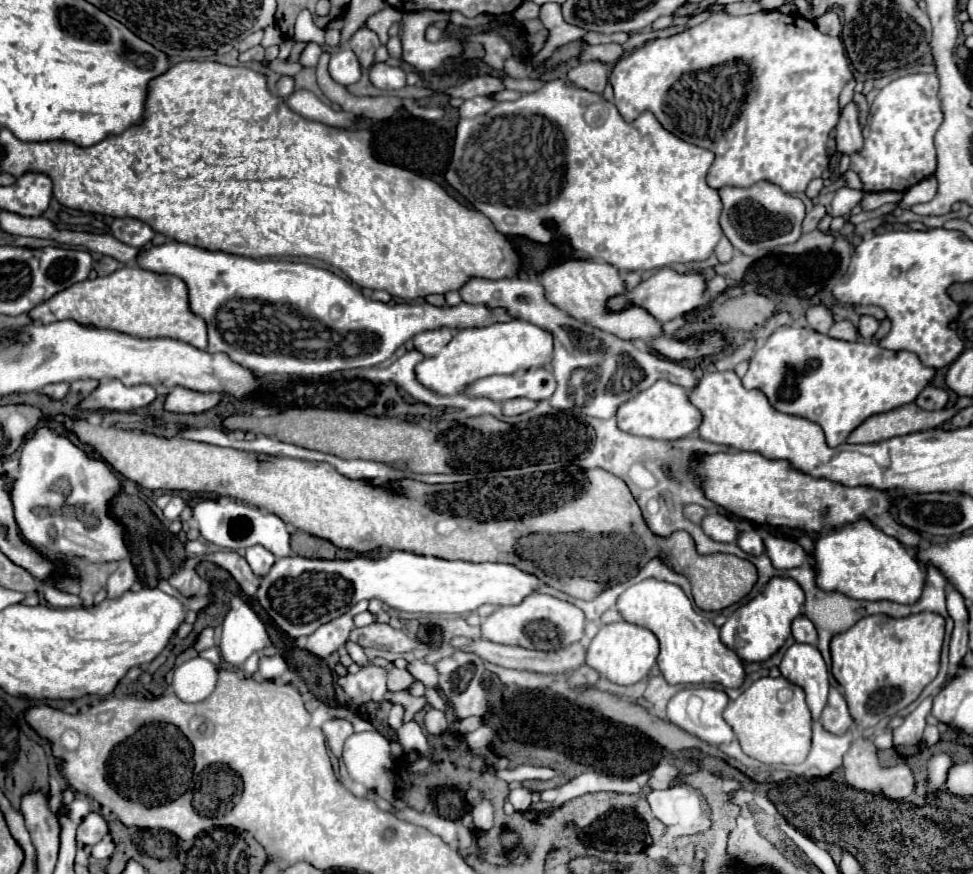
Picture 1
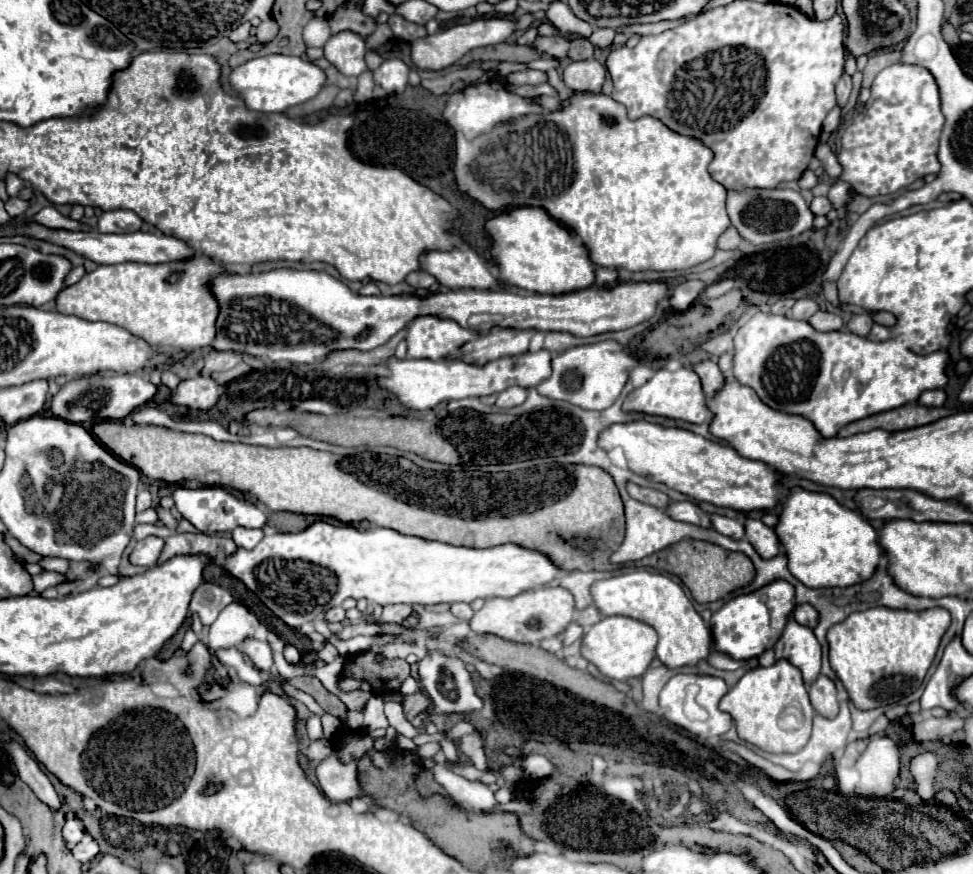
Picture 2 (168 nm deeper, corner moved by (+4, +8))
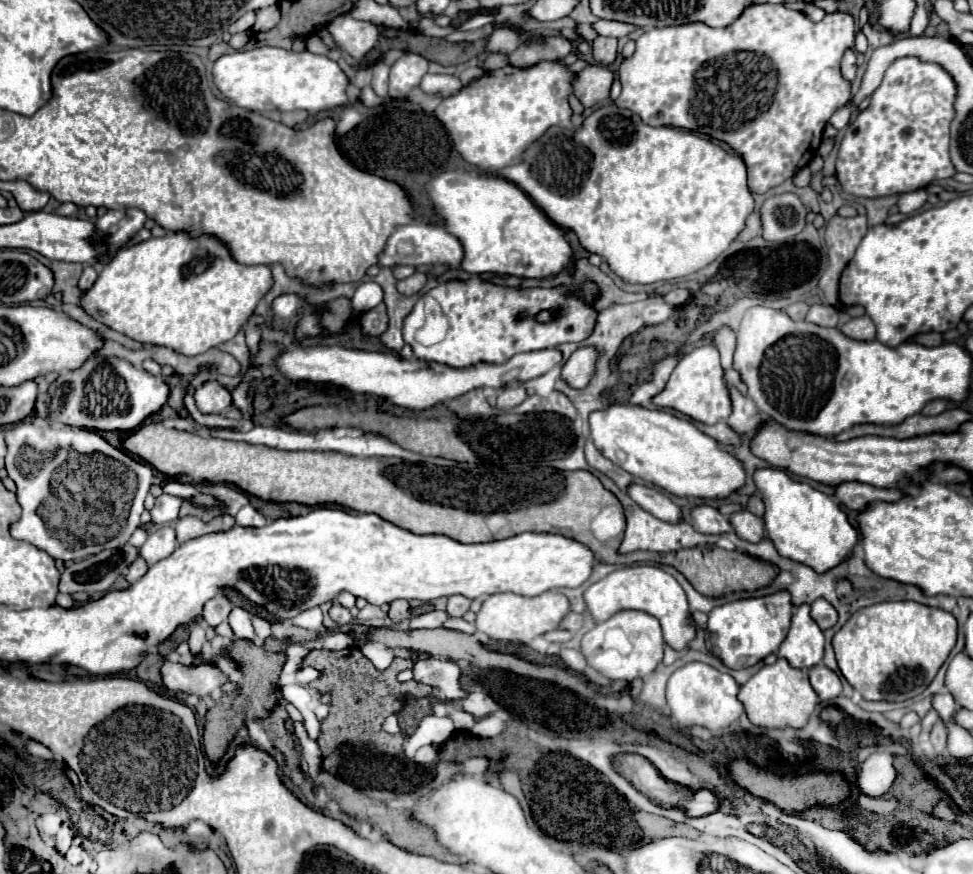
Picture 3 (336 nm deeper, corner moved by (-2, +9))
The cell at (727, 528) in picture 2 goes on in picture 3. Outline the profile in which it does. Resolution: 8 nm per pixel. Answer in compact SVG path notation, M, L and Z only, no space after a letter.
M695 507L691 513L691 523L701 533L729 533L733 531L727 517L723 517L713 507Z

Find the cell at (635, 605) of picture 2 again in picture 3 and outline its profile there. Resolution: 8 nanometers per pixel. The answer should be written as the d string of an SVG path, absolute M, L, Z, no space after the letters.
M629 565L609 573L601 581L587 587L585 603L595 621L605 621L613 617L617 611L625 611L625 609L637 609L657 617L661 623L665 643L675 651L689 647L689 643L697 637L697 625L691 621L691 611L689 611L689 601L685 599L685 591L681 591L681 585L677 583L677 579L673 579L673 575L653 565Z

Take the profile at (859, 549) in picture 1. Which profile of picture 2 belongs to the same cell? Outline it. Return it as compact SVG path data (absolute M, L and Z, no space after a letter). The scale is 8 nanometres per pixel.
M791 488L781 502L779 522L773 530L785 550L789 572L809 588L833 588L867 580L883 558L873 526L825 492Z

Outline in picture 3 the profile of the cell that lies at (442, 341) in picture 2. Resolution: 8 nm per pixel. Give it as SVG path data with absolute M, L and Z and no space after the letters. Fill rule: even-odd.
M471 277L467 281L447 281L439 283L435 289L429 291L429 295L439 303L441 313L447 317L449 329L443 341L435 345L423 345L417 341L417 331L425 325L425 303L423 299L415 305L415 309L405 319L403 327L403 339L413 347L415 357L425 361L437 361L449 367L467 367L475 365L479 361L489 363L505 363L517 353L525 351L539 351L557 347L567 341L583 341L591 335L595 325L595 311L591 309L593 303L593 285L585 287L587 297L579 299L571 295L567 289L525 289L517 291L511 287L499 287L491 283L483 283L479 277ZM563 307L563 313L555 317L551 323L543 325L533 319L533 315L541 309L559 309ZM523 313L527 319L517 321L517 315Z

